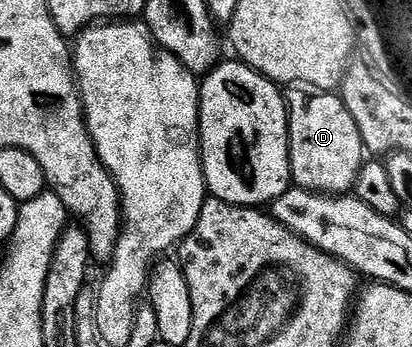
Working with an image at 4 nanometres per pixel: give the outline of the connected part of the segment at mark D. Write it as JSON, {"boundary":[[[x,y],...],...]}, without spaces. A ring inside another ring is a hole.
{"boundary":[[[296,89],[291,96],[287,96],[288,105],[288,152],[290,153],[290,165],[292,166],[292,181],[295,186],[302,188],[303,191],[318,191],[325,195],[342,195],[351,192],[356,186],[356,178],[360,170],[364,168],[366,162],[366,148],[362,141],[362,133],[358,133],[358,125],[354,125],[354,117],[350,117],[350,109],[346,109],[344,100],[336,93],[308,93],[303,95],[303,90]]]}

